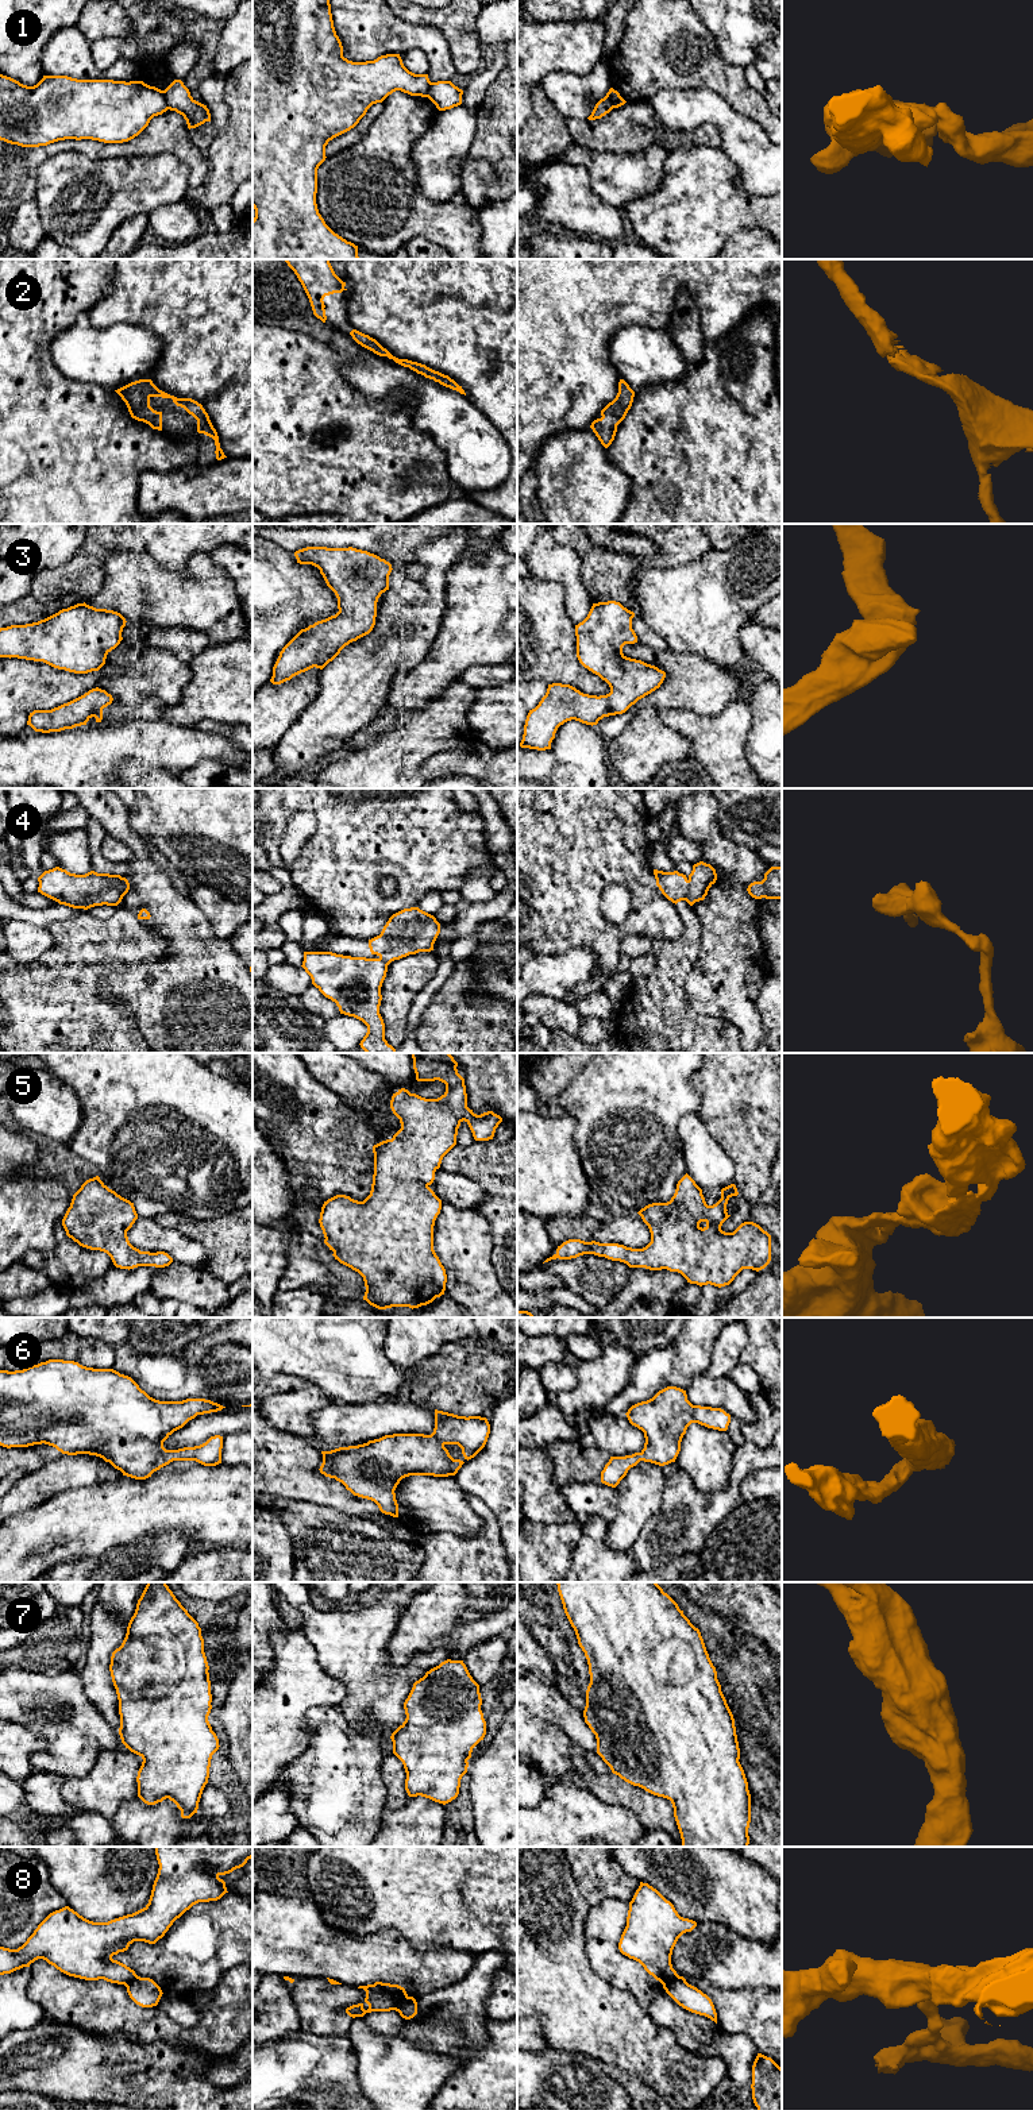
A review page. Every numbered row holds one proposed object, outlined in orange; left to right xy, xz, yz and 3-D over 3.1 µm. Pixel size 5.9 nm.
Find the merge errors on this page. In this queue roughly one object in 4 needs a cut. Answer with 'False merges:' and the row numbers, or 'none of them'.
False merges: 1, 4, 8

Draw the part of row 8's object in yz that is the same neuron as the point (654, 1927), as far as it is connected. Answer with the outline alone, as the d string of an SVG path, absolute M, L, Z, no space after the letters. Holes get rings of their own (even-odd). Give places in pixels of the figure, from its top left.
M640 1882L629 1902L618 1949L664 1984L679 1976L671 1964L678 1939L695 1926L695 1921L681 1917L656 1889Z

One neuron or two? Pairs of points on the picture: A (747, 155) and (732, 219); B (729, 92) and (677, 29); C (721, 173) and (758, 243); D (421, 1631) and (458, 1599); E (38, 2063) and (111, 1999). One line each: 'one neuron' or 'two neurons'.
A: two neurons
B: one neuron
C: two neurons
D: one neuron
E: two neurons

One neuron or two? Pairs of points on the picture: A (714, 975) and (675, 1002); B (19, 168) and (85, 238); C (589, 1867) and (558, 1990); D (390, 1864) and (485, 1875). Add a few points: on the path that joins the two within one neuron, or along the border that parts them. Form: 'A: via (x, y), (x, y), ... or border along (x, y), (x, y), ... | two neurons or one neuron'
A: border along (694, 964), (685, 994), (708, 1017) | two neurons
B: border along (50, 157), (38, 169), (37, 192), (33, 197) | two neurons
C: border along (570, 1866), (579, 1893), (589, 1906) | two neurons
D: via (413, 1864), (462, 1864) | one neuron

